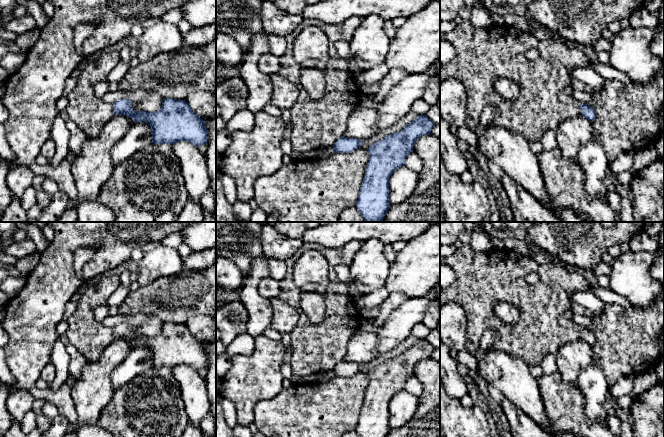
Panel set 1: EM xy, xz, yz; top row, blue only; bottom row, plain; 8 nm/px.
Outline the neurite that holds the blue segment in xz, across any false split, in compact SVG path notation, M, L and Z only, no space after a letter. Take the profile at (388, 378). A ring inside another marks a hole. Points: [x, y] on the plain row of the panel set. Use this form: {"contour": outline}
{"contour": "M419 339L401 355L389 358L367 372L370 383L355 427L360 437L387 437L391 430L389 427L390 400L399 391L405 389L407 380L413 376L415 365L424 359L431 358L434 349L426 339Z"}

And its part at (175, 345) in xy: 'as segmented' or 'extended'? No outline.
as segmented

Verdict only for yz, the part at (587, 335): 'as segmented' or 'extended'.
as segmented

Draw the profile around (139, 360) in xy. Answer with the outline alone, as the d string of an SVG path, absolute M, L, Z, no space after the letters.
M145 345L135 346L111 375L113 391L146 372L151 367L152 355L150 350Z

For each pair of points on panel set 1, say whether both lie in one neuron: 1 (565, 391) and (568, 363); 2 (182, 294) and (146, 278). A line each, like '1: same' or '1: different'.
1: different
2: different

